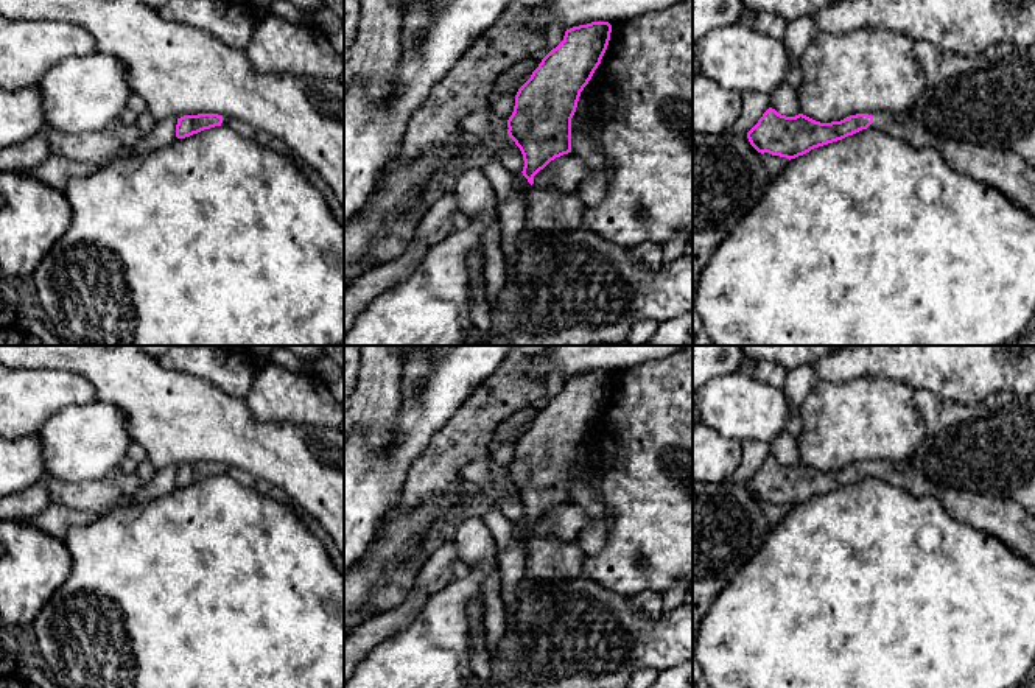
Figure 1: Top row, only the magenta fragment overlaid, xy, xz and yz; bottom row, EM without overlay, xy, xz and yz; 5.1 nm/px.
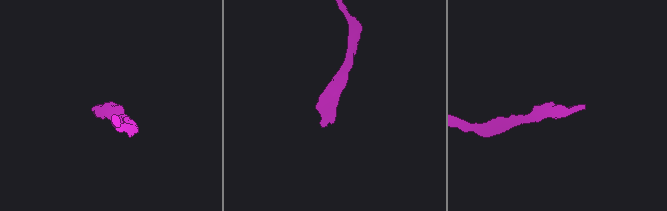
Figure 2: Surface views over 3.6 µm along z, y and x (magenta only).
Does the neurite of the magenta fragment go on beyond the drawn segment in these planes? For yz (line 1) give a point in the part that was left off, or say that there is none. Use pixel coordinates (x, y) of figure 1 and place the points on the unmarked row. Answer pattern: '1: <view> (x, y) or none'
1: yz (1009, 522)

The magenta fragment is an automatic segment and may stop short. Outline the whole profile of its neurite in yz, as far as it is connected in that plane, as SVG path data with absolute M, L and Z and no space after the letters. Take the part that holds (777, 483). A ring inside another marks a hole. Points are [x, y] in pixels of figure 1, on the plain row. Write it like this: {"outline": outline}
{"outline": "M769 456L747 481L747 487L758 501L791 509L867 476L886 479L914 497L939 500L954 518L990 532L1035 567L1033 515L1010 500L939 487L909 464L872 459L820 472L803 462L786 465Z"}

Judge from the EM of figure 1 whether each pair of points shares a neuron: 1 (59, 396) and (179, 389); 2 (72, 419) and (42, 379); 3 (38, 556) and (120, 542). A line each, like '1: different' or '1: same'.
1: different
2: different
3: different

